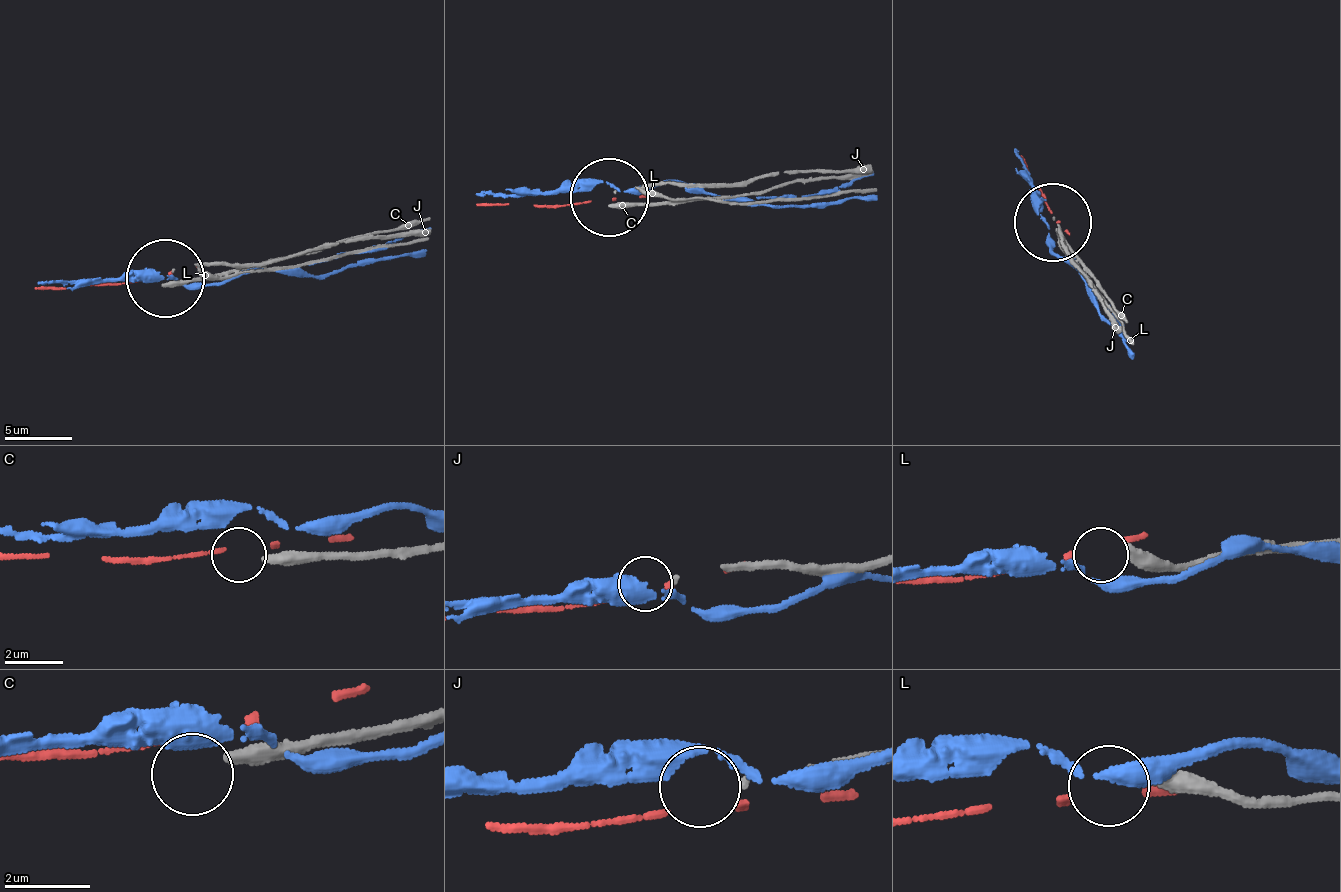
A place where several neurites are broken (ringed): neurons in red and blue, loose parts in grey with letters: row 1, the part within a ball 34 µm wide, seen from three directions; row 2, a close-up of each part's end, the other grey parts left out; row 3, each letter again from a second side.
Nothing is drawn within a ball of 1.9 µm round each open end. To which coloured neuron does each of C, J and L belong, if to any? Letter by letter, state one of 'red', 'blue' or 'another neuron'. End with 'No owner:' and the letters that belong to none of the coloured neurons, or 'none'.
C: another neuron
J: another neuron
L: another neuron
No owner: C, J, L

